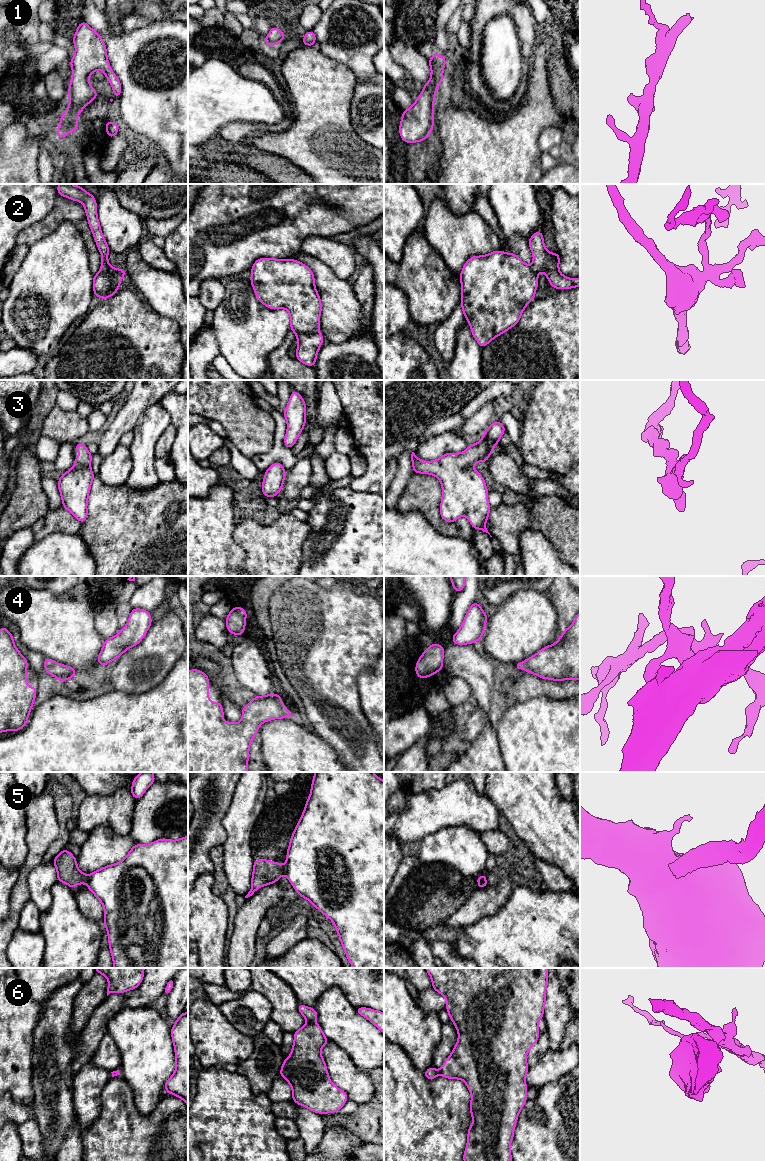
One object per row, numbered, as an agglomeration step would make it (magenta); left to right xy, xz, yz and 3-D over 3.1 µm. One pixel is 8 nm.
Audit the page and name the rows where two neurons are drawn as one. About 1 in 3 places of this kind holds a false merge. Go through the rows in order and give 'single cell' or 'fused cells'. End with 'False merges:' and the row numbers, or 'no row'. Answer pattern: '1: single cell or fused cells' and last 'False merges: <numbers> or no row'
1: single cell
2: fused cells
3: single cell
4: single cell
5: fused cells
6: fused cells
False merges: 2, 5, 6

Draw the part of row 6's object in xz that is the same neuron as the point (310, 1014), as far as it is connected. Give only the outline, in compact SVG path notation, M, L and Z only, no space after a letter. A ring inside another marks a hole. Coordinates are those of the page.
M299 1004L297 1009L301 1013L301 1015L307 1020L308 1023L316 1021L318 1017L318 1012L315 1009L307 1007L303 1004Z

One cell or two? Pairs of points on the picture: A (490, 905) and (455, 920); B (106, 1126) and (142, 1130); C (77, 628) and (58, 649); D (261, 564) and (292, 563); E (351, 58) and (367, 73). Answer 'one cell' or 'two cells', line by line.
A: one cell
B: one cell
C: one cell
D: one cell
E: one cell

